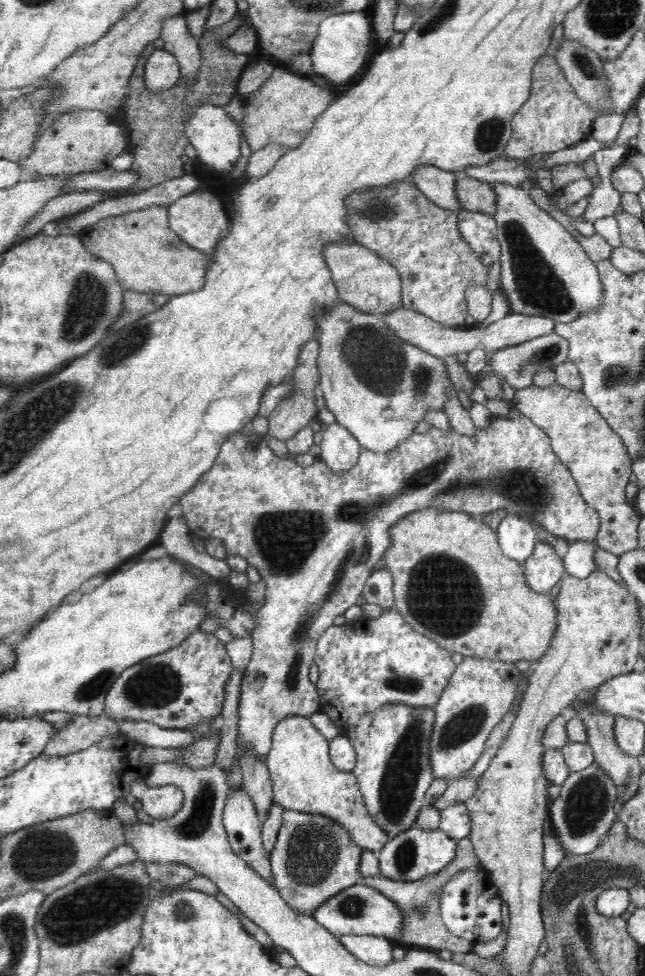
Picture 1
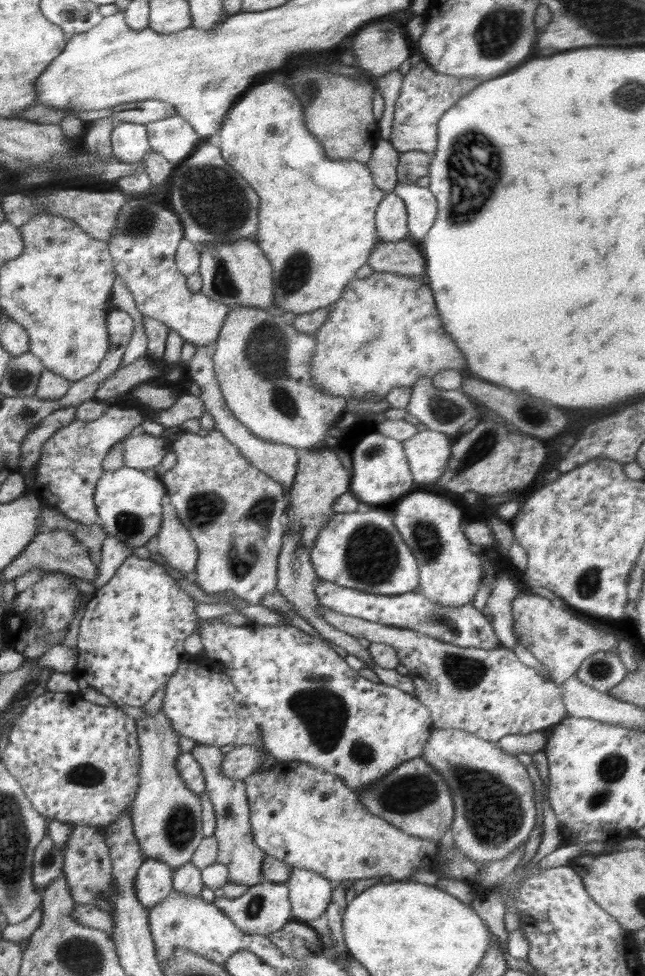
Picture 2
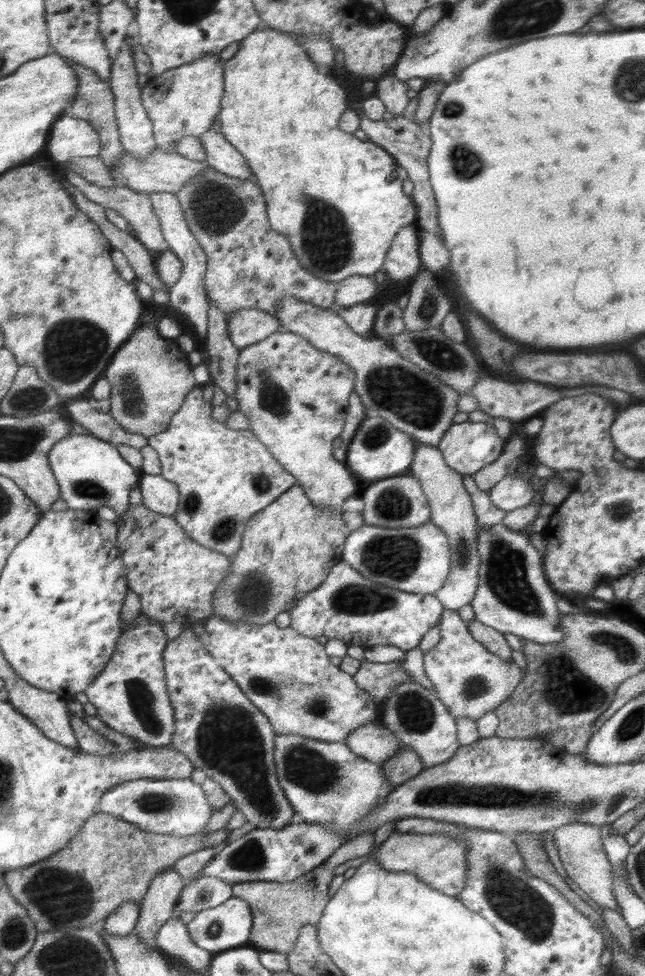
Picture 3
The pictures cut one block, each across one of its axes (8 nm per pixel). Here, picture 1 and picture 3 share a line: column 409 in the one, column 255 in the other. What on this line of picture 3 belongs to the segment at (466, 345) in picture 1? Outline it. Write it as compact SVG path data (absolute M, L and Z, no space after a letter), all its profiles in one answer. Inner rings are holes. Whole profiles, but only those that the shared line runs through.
M251 308L236 309L227 320L227 326L230 340L239 351L283 330L278 318Z

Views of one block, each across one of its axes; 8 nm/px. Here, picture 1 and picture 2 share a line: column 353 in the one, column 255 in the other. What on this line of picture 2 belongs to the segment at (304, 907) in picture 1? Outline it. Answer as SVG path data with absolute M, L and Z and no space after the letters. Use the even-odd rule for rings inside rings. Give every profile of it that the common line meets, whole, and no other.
M198 744L190 750L190 753L200 764L205 776L205 792L209 796L216 817L213 834L218 846L216 860L228 868L228 883L244 884L248 887L262 883L262 877L260 877L262 876L262 862L268 854L256 846L252 837L244 779L228 778L224 775L221 767L225 754L222 753L221 746Z

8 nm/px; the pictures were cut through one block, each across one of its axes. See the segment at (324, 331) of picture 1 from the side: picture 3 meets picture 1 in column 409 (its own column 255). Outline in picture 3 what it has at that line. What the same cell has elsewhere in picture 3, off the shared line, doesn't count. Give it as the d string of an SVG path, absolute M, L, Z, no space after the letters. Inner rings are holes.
M278 330L238 353L236 400L238 410L246 416L252 434L268 448L270 454L292 476L316 508L341 509L350 496L360 493L359 483L343 461L332 455L332 442L340 436L348 414L349 396L354 391L355 374L340 355L312 346L299 334Z

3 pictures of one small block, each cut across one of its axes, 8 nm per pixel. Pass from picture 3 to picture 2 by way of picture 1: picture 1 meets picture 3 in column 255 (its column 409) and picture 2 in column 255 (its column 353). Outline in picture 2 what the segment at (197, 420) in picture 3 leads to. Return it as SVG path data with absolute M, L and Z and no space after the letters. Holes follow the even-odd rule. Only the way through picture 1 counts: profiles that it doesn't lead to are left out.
M216 430L205 436L183 431L178 439L167 443L168 448L176 453L176 464L159 479L166 488L179 522L187 528L198 548L195 580L200 590L210 596L234 592L248 606L262 604L262 598L277 588L277 559L289 522L284 516L288 498L280 482L246 462L240 450Z

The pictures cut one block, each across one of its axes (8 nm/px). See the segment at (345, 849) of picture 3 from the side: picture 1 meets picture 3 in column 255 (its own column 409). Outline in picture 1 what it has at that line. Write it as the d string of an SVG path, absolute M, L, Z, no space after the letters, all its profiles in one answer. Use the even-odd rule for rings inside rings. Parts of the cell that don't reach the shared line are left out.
M466 836L456 842L456 854L452 862L444 866L436 874L428 874L427 877L415 881L399 881L384 875L364 877L359 881L370 888L379 890L386 897L392 899L404 913L404 922L400 928L398 939L395 944L412 944L410 947L422 947L431 950L450 950L453 953L467 953L474 945L469 940L456 936L450 932L441 917L440 899L445 883L447 883L456 873L468 869L482 869L480 861L476 856L471 838Z

